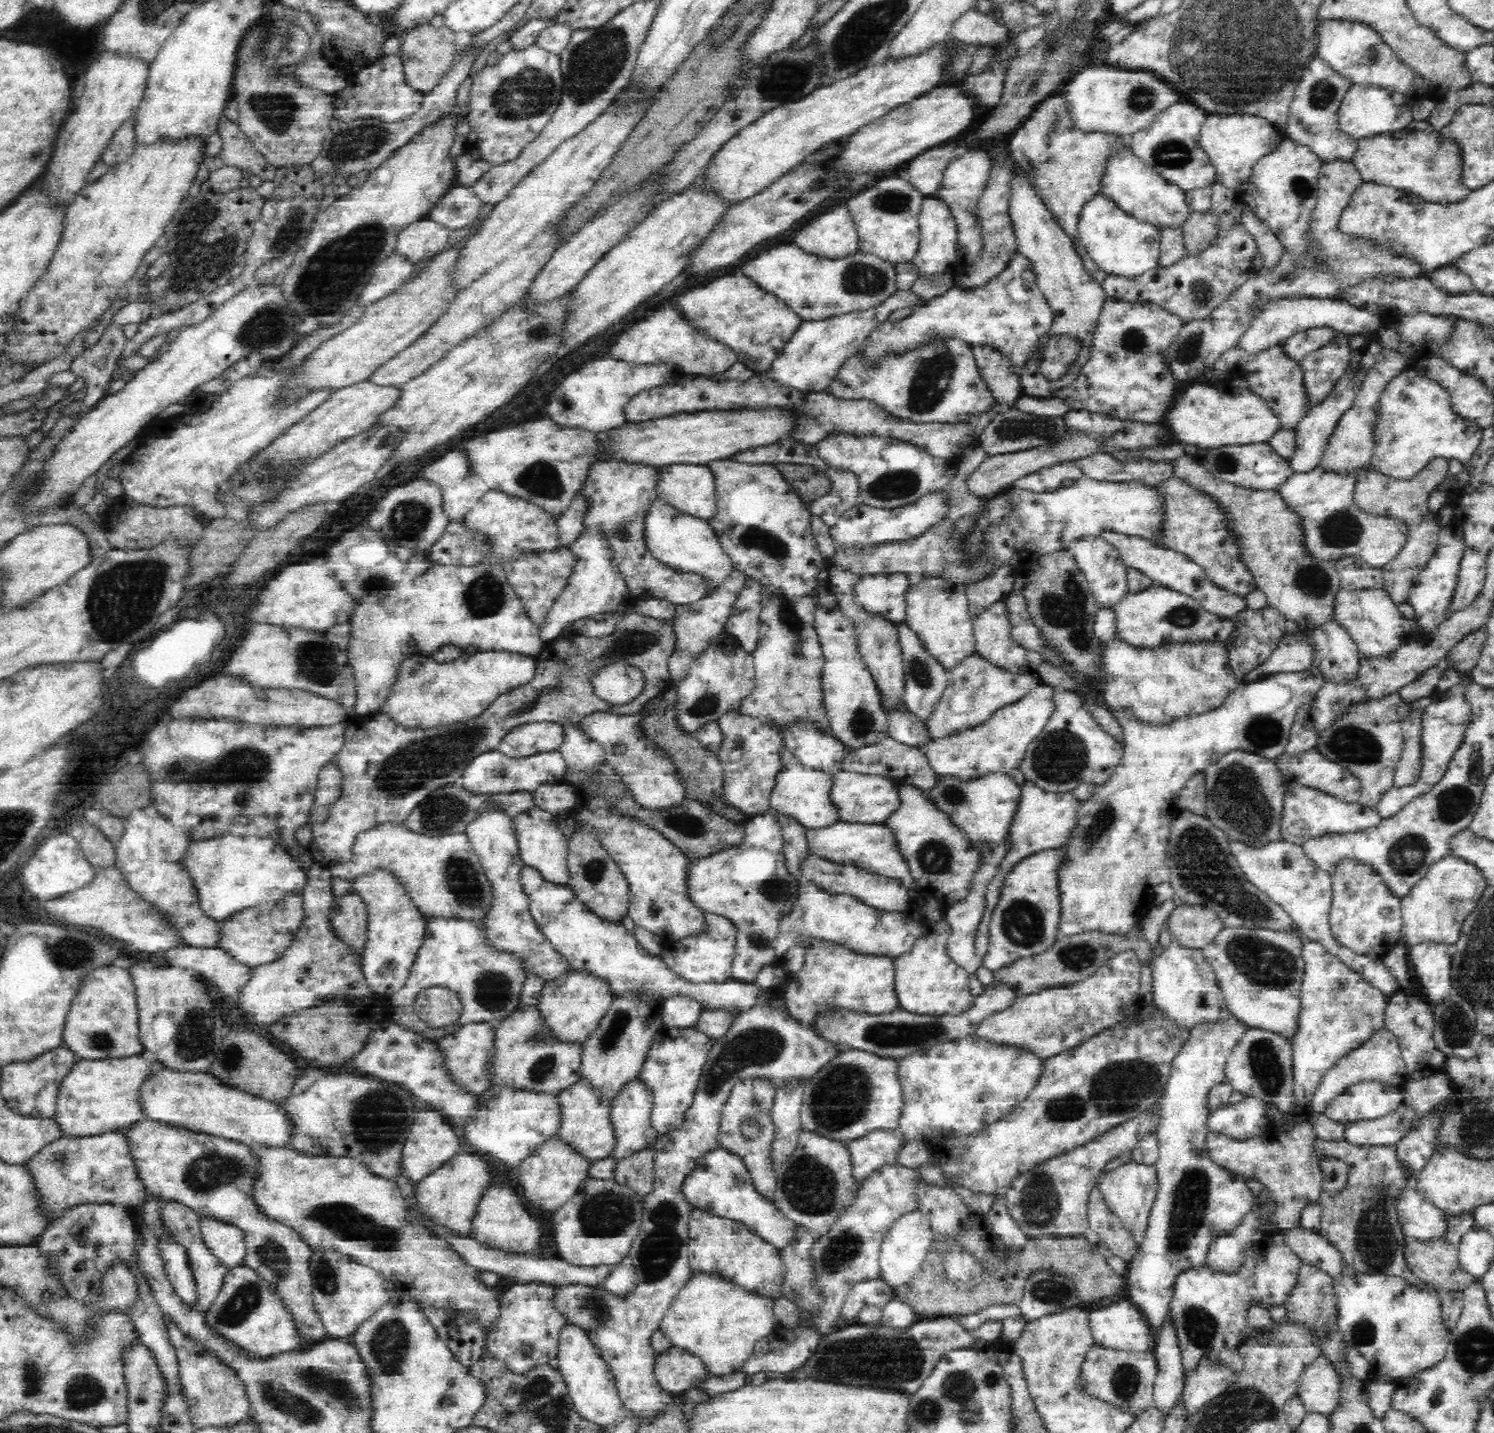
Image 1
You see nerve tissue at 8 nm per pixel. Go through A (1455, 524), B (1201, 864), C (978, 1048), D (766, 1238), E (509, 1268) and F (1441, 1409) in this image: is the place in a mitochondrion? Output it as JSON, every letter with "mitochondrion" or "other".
{"A":"other","B":"mitochondrion","C":"other","D":"other","E":"other","F":"other"}

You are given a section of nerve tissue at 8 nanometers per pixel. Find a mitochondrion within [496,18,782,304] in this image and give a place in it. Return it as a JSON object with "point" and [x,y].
{"point":[594,63]}

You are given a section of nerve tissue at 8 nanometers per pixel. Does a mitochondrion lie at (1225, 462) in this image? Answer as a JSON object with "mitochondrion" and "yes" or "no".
{"mitochondrion":"yes"}

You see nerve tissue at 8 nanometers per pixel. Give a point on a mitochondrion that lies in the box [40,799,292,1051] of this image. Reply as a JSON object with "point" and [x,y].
{"point":[70,953]}

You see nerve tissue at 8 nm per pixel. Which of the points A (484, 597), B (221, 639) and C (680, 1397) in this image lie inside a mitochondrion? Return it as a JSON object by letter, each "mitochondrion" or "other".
{"A":"mitochondrion","B":"other","C":"other"}

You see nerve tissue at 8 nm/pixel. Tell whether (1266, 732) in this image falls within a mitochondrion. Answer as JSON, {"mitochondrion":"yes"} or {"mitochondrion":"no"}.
{"mitochondrion":"yes"}

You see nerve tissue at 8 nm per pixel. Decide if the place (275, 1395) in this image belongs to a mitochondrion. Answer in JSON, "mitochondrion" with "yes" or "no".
{"mitochondrion":"yes"}

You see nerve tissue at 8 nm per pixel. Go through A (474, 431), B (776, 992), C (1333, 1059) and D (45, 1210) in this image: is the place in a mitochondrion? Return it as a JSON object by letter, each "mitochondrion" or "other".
{"A":"other","B":"other","C":"other","D":"other"}

